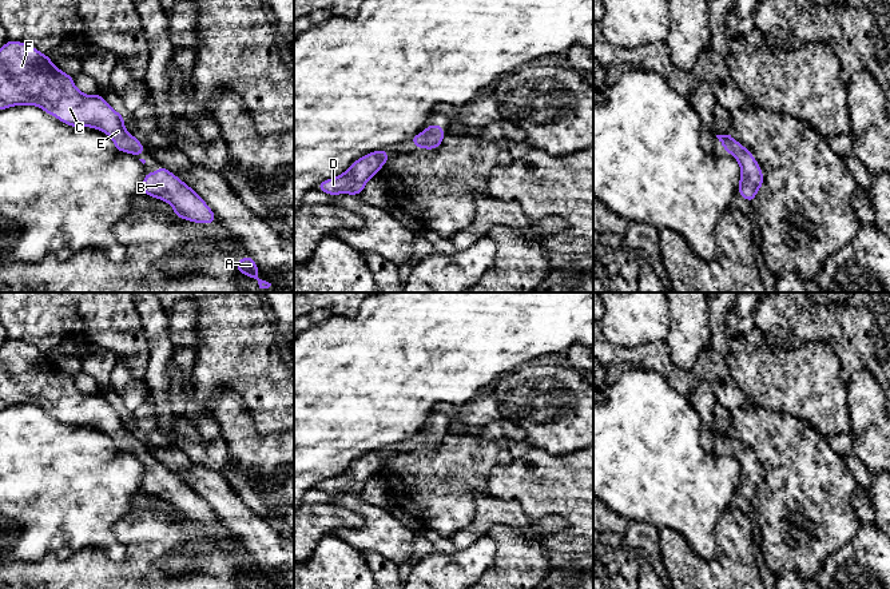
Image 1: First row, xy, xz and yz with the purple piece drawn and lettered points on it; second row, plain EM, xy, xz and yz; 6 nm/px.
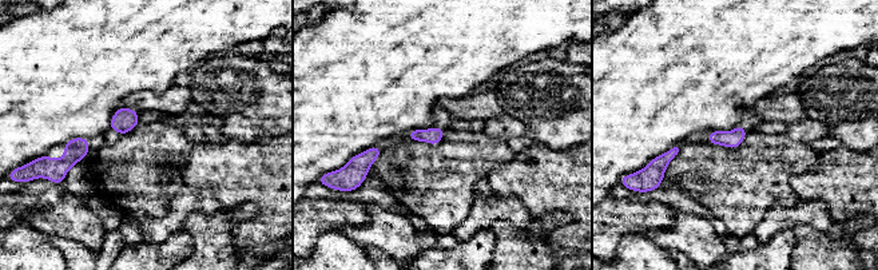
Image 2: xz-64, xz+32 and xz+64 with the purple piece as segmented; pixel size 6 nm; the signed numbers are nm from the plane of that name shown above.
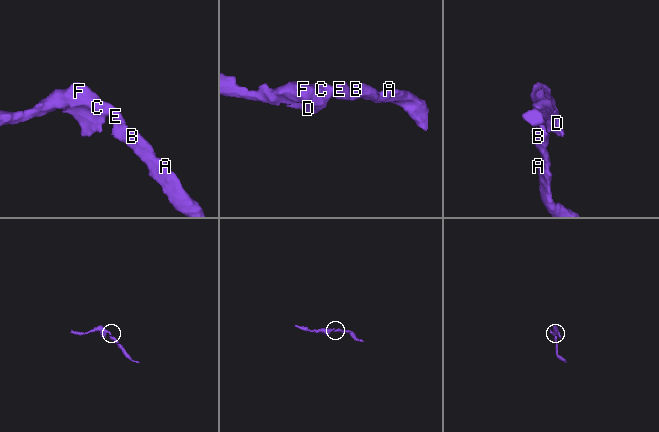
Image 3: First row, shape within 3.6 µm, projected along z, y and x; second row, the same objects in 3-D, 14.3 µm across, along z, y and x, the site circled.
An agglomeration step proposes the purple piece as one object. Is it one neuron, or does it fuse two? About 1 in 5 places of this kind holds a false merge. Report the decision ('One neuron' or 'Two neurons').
One neuron

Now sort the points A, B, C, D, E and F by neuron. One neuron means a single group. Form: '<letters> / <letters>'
A B C D E F

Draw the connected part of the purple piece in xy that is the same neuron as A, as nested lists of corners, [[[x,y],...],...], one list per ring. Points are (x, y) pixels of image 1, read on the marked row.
[[[245,255],[241,258],[241,260],[235,266],[235,271],[245,274],[247,276],[247,279],[249,278],[257,279],[259,288],[269,288],[271,286],[271,283],[258,278],[258,271],[259,271],[258,264],[249,255]]]

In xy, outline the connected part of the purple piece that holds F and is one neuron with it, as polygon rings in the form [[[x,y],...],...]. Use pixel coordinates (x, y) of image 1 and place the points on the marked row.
[[[8,40],[0,48],[0,111],[36,106],[69,127],[90,127],[107,134],[120,152],[139,156],[144,146],[124,127],[124,116],[102,95],[80,92],[48,55],[33,45]]]

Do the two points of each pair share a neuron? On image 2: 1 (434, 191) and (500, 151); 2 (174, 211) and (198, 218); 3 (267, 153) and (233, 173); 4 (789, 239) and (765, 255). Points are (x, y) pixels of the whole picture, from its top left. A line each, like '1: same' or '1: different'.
1: same
2: different
3: same
4: same

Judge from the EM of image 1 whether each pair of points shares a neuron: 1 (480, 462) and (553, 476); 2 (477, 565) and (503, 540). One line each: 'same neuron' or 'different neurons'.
1: different neurons
2: different neurons

